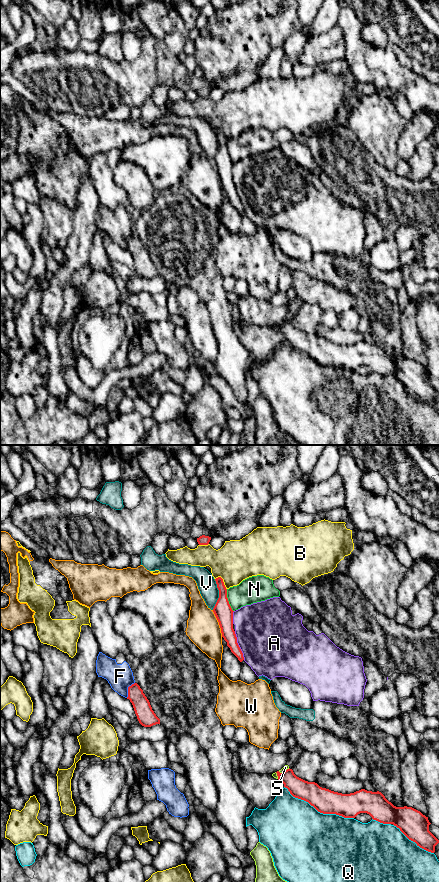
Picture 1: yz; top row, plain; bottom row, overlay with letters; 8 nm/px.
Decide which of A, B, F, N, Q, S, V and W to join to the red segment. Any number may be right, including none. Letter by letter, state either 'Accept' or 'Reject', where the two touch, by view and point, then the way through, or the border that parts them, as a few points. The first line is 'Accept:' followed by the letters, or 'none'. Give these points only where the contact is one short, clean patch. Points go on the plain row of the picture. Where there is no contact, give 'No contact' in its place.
Accept: none
A: Reject. Touches red at yz (238, 197)
B: Reject. Touches red at yz (222, 133)
F: Reject. Touches red at yz (128, 241)
N: Reject. Touches red at yz (227, 152). Boundary: yz (226, 141), (226, 149), (233, 163)
Q: Reject. Touches red at yz (318, 363)
S: Reject. Touches red at yz (284, 323). Boundary: yz (289, 320), (281, 324), (278, 323)
V: Reject. Touches red at yz (219, 146)
W: Reject. Touches red at yz (219, 175). Boundary: yz (212, 162), (222, 188)

